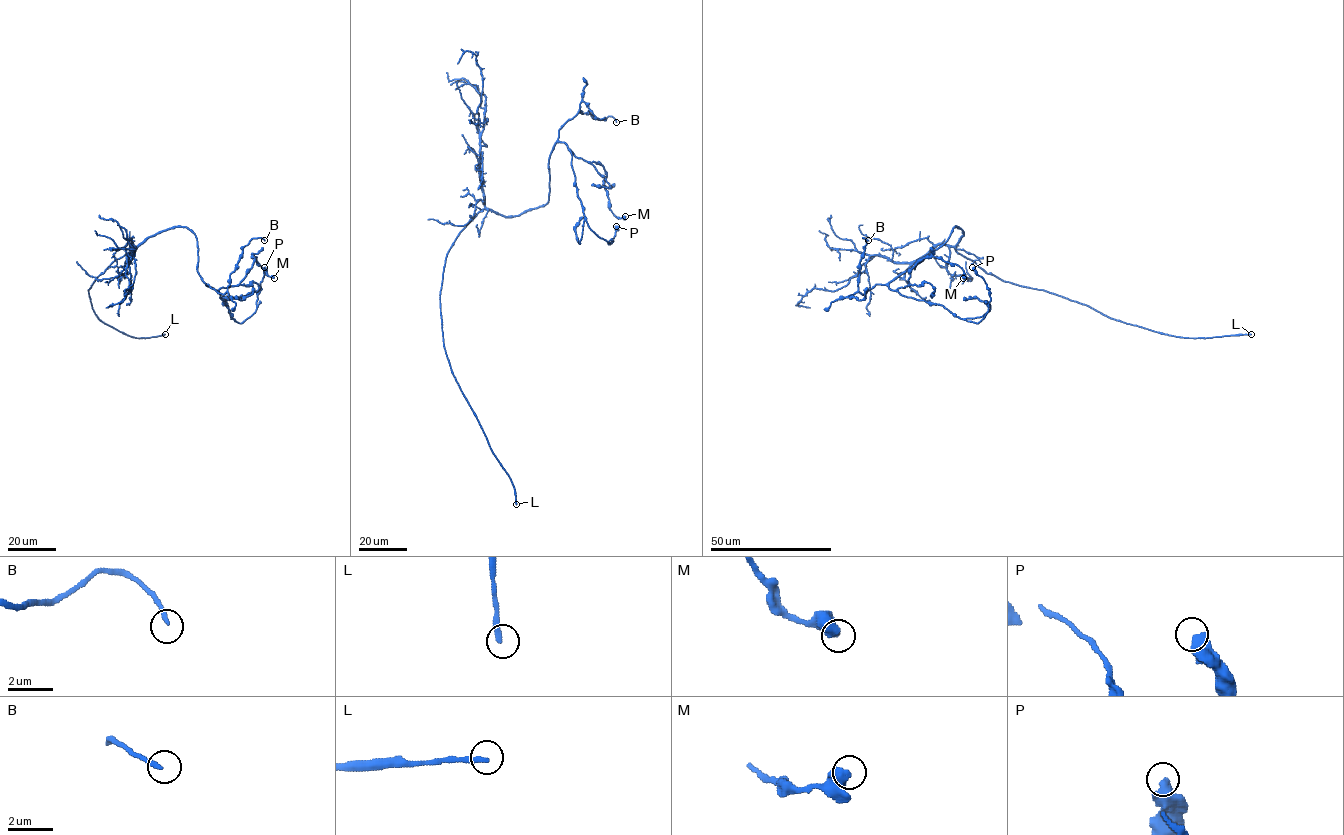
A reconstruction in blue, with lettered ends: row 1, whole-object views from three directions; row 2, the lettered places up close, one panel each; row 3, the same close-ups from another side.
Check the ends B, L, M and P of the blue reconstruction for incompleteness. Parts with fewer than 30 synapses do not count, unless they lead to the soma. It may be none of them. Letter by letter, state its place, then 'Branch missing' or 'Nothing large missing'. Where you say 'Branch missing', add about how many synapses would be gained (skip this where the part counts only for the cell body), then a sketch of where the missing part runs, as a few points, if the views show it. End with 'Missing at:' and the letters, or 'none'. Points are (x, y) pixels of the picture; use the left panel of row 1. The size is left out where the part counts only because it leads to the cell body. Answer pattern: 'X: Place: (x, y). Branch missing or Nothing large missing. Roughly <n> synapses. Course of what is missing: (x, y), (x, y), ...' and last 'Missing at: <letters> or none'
B: Place: (264, 240). Nothing large missing
L: Place: (165, 334). Branch missing. Course of what is missing: (165, 334), (162, 341), (149, 348), (137, 361), (139, 364)
M: Place: (274, 278). Nothing large missing
P: Place: (264, 267). Nothing large missing
Missing at: L

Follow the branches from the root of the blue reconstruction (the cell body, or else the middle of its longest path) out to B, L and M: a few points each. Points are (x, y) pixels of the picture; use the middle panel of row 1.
B: (481, 211), (515, 216), (543, 206), (558, 130), (580, 111), (599, 119), (611, 116), (616, 122)
L: (481, 211), (459, 233), (445, 260), (440, 294), (443, 342), (451, 372), (493, 454), (511, 480), (516, 504)
M: (481, 211), (515, 216), (545, 205), (549, 156), (563, 142), (576, 157), (603, 166), (608, 208), (625, 216)

